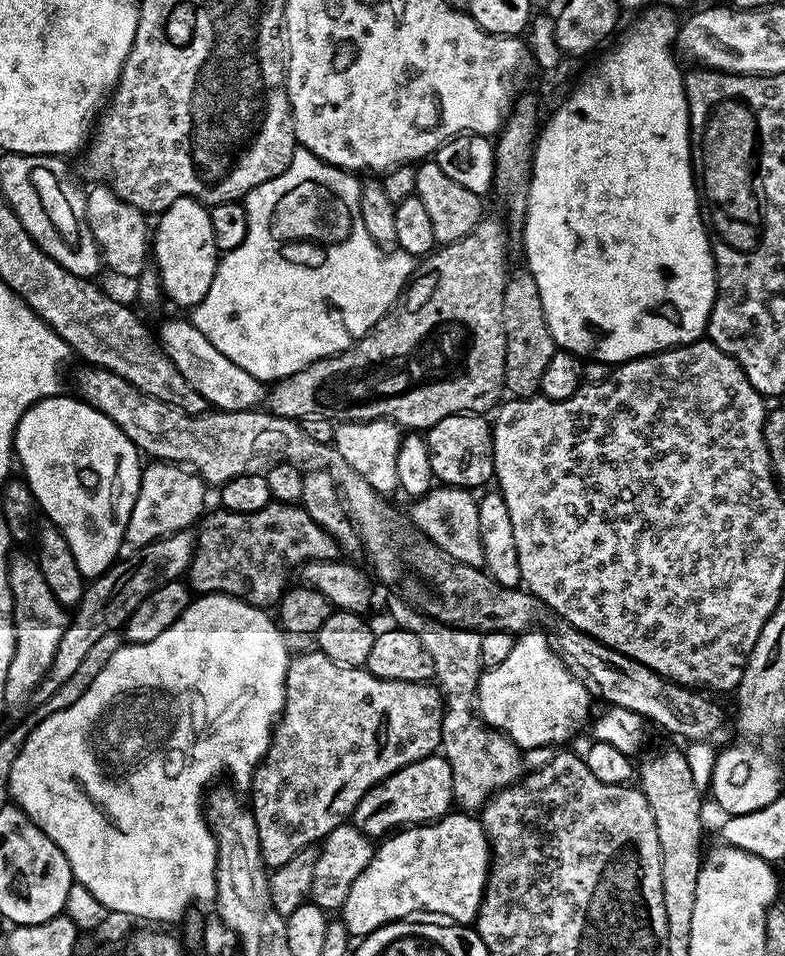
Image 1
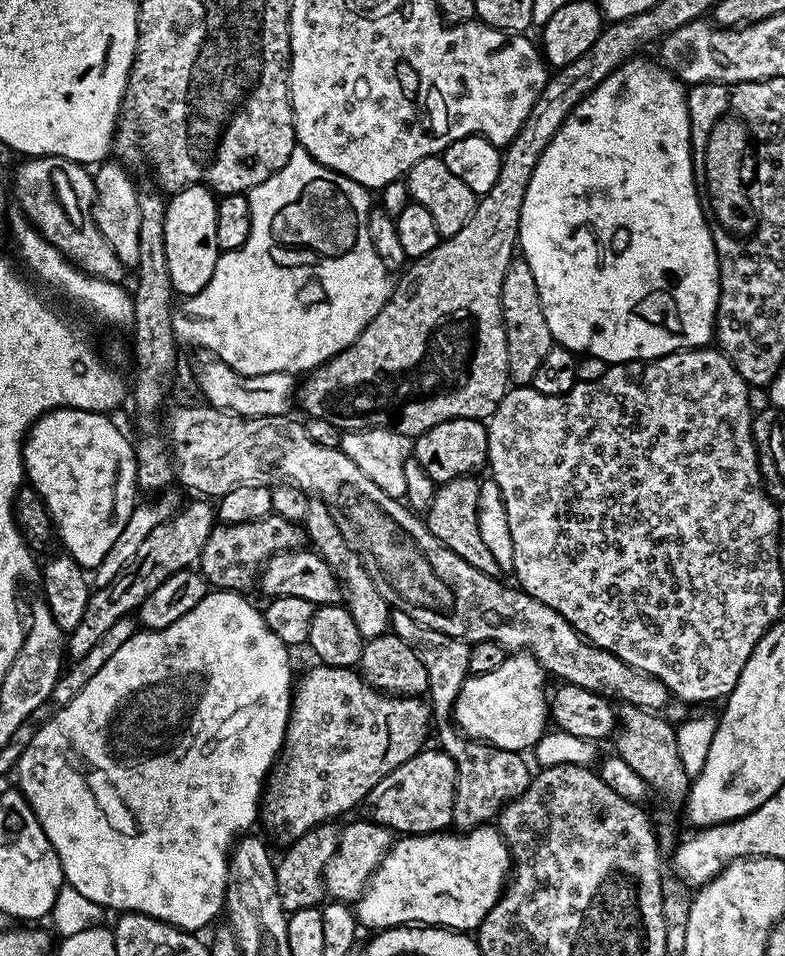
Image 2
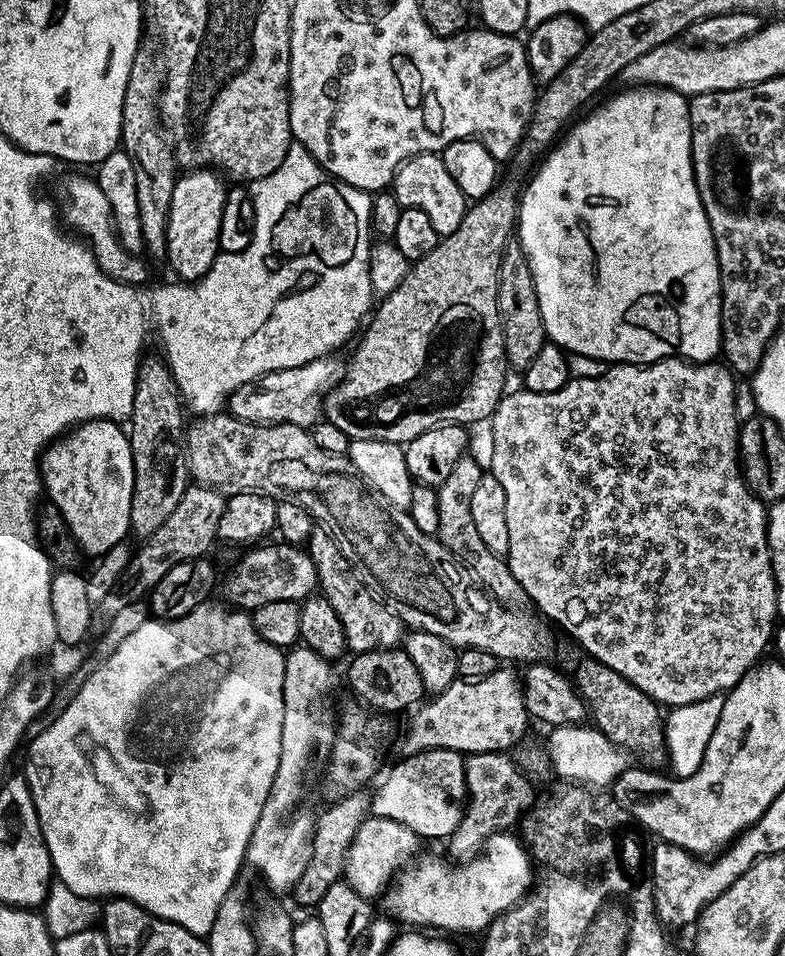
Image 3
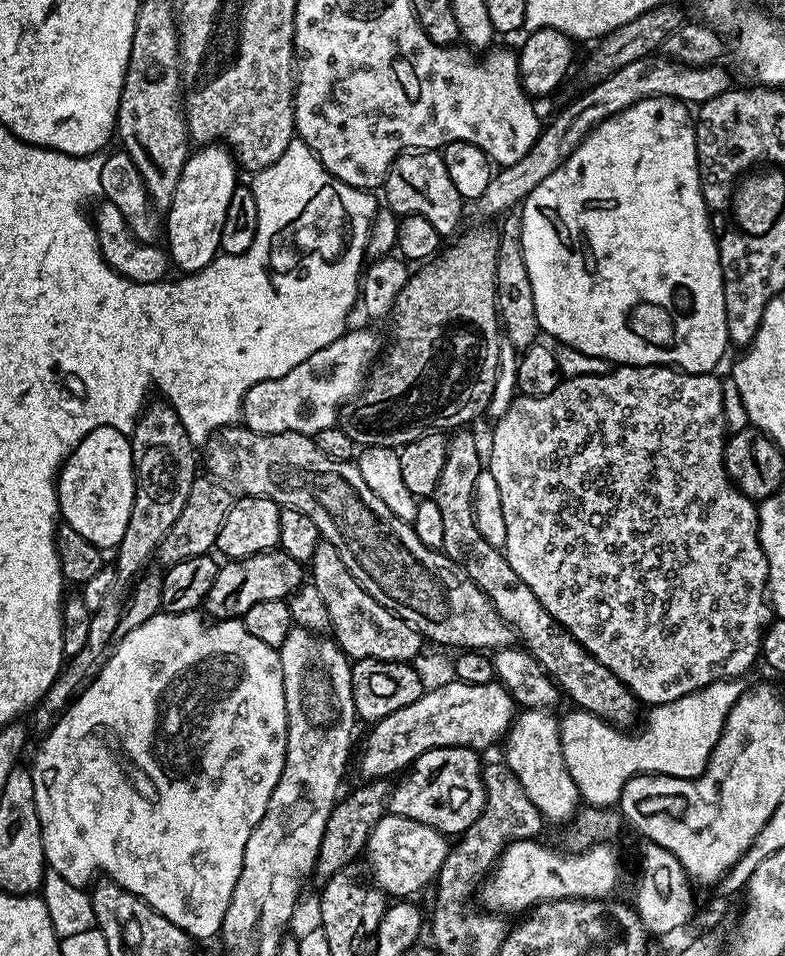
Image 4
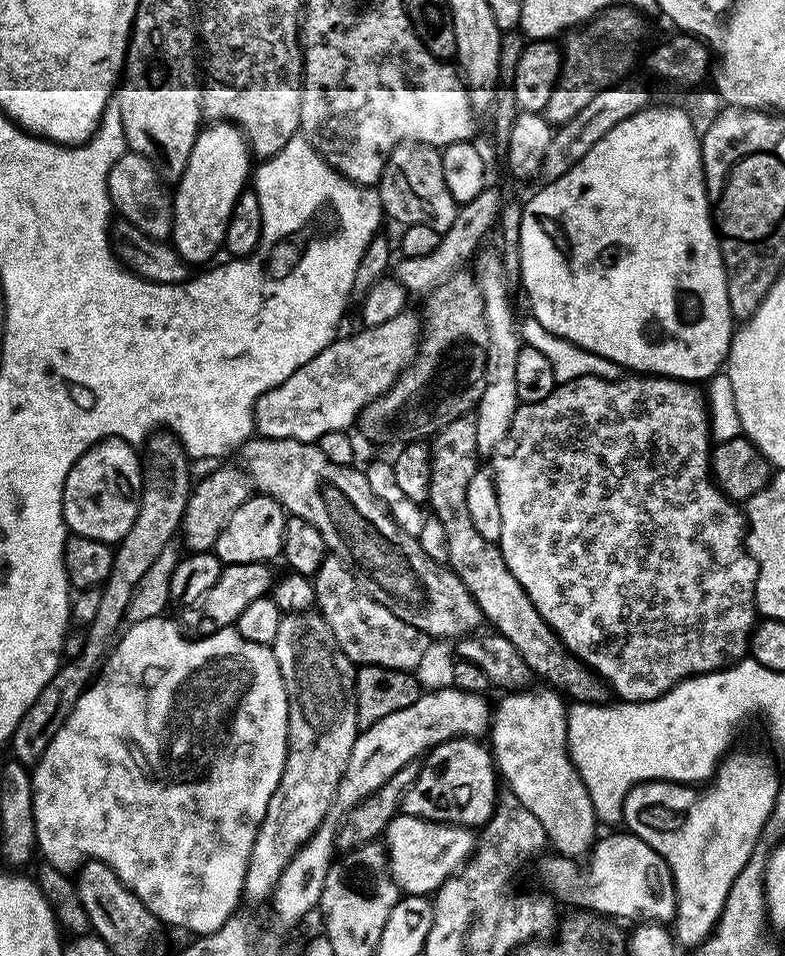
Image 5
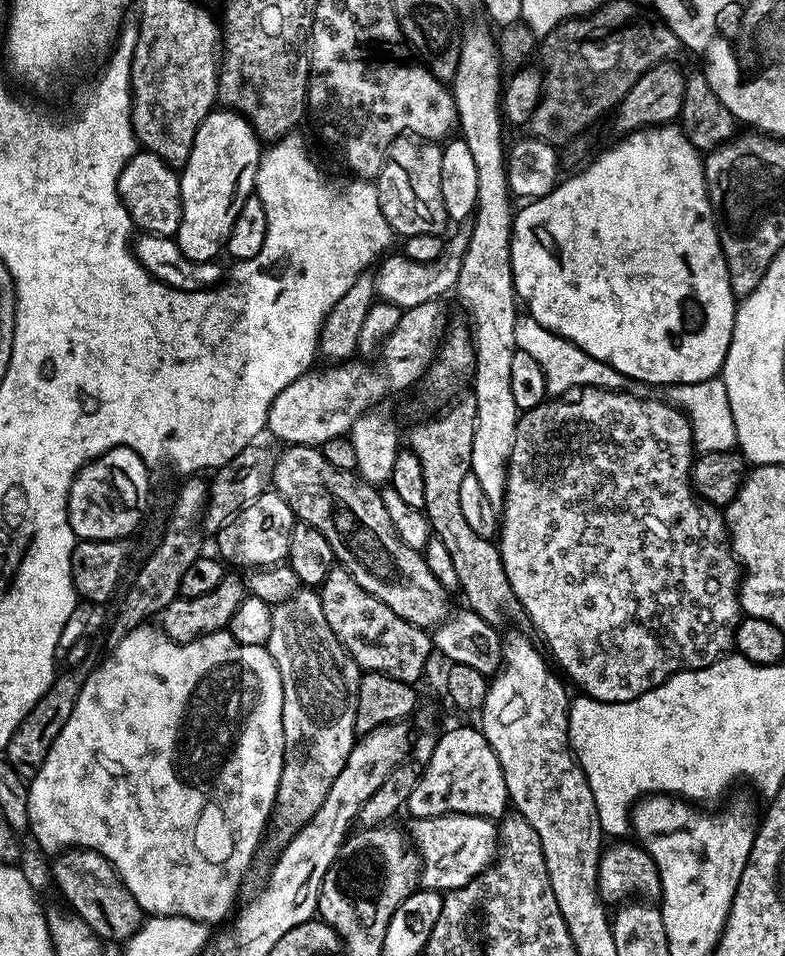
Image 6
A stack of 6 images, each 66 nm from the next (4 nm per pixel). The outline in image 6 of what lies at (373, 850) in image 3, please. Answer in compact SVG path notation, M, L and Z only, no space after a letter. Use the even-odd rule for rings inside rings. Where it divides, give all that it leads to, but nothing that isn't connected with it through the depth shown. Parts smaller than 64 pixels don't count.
M452 812L449 816L421 816L411 822L410 840L420 857L419 883L425 889L443 894L453 892L455 888L464 888L475 876L481 876L498 855L497 825L485 816L467 816Z

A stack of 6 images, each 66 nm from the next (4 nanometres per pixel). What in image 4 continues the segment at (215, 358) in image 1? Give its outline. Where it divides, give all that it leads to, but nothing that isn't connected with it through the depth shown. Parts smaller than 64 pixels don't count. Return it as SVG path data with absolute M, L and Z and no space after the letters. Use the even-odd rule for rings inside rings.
M354 328L345 331L344 335L339 336L334 342L330 342L330 346L318 350L318 354L310 354L310 358L306 358L306 362L302 362L298 366L294 366L294 370L282 374L282 378L258 382L253 386L244 395L243 427L254 430L258 434L297 432L303 436L313 438L322 430L337 427L344 405L353 396L360 393L360 389L366 383L366 377L369 375L370 369L377 363L382 352L382 344L380 348L379 338L370 329Z

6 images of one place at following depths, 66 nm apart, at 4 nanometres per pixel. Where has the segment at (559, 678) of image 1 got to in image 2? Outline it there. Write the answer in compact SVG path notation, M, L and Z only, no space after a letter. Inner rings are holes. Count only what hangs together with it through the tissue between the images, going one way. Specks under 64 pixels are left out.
M516 650L511 654L505 655L502 666L497 666L494 670L490 670L490 674L478 674L477 676L470 674L464 679L462 686L460 687L460 693L456 699L456 706L454 709L455 727L459 729L459 731L469 740L481 740L483 744L493 744L502 750L510 750L511 752L524 754L527 753L527 748L528 751L535 749L536 743L542 739L550 724L550 713L548 711L549 697L546 695L546 688L544 692L544 679L546 679L544 667L542 667L542 665L540 665L540 663L533 658L531 652L527 650Z

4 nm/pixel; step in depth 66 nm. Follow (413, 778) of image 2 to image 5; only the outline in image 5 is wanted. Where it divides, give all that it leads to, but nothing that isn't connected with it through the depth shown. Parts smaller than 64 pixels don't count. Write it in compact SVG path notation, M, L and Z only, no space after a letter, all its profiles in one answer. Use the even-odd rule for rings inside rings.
M476 738L448 740L440 744L423 757L416 773L416 780L404 796L402 812L405 816L417 816L423 820L437 820L439 824L458 824L461 828L479 829L488 823L492 811L496 808L498 787L498 769L493 761L491 751L480 745Z

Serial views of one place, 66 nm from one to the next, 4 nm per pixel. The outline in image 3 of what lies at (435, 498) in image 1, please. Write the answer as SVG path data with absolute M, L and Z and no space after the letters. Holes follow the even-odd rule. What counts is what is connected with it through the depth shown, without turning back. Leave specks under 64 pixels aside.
M465 454L458 462L458 466L454 466L454 470L450 470L448 481L439 485L440 531L438 539L472 573L476 583L485 592L505 606L520 606L523 605L520 603L525 603L526 600L522 582L518 582L518 578L514 578L507 559L494 554L494 550L490 550L490 546L486 546L486 542L482 542L482 538L478 534L478 526L474 526L474 518L470 515L470 501L478 486L478 478L482 478L485 474L485 469L480 468L479 462L472 457L472 454Z

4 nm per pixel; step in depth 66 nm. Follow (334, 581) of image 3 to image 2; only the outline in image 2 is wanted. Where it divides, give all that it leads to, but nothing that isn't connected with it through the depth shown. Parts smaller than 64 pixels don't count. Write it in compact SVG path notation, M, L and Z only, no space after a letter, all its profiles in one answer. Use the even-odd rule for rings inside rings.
M309 499L302 527L307 543L327 562L330 570L334 570L342 589L343 603L358 626L358 634L362 634L365 641L385 635L390 628L390 606L384 601L382 594L378 594L370 574L364 569L364 563L358 558L358 554L354 554L354 550L350 550L346 538L342 538L342 530L338 530L338 522L334 522L332 512L320 499Z

